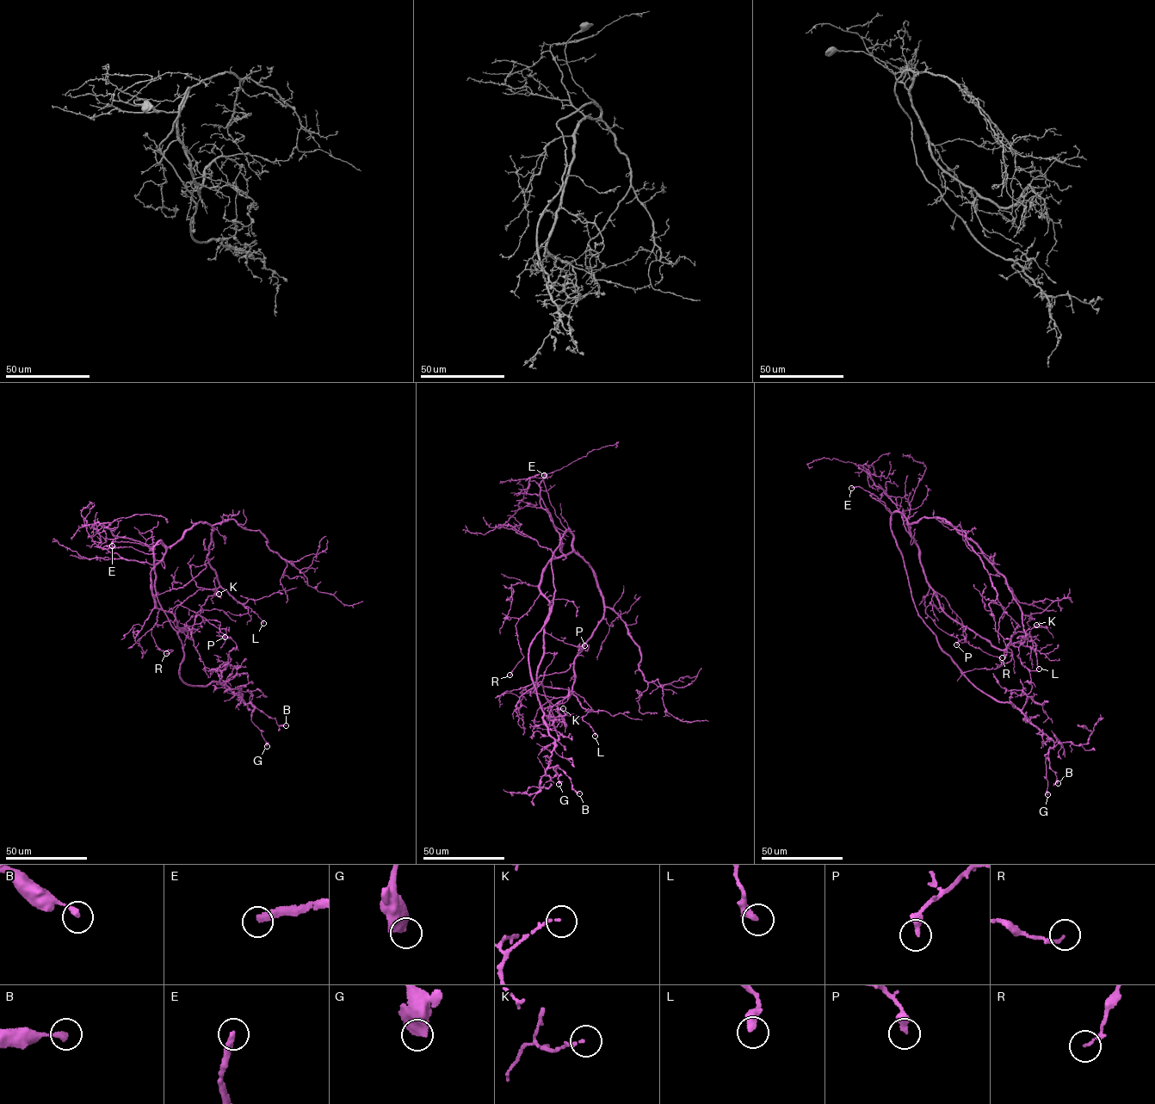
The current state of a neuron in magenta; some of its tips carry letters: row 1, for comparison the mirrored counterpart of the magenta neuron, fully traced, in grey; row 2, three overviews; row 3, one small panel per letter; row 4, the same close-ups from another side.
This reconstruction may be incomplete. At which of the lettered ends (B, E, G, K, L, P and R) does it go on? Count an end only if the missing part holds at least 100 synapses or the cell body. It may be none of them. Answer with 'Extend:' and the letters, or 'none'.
Extend: E

